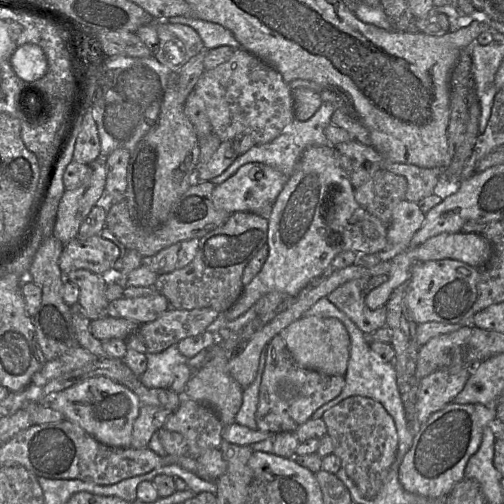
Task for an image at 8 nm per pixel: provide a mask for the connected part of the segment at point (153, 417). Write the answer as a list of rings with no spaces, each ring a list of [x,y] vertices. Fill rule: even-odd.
[[[142,404],[133,424],[131,447],[147,448],[152,436],[165,425],[171,413],[165,408]]]

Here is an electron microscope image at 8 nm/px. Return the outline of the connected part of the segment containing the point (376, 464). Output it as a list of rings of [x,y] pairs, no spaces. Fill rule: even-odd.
[[[351,396],[325,411],[322,420],[333,441],[333,453],[340,459],[341,467],[365,498],[374,499],[383,488],[396,458],[398,433],[393,418],[378,401],[363,396]]]

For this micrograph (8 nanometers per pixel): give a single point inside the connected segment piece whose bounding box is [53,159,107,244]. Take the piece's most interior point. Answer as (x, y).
(75, 205)

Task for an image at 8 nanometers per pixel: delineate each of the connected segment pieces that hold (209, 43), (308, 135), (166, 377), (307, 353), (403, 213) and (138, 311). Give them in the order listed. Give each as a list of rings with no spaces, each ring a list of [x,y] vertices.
[[[185,16],[174,17],[173,22],[193,28],[200,36],[206,50],[219,46],[230,46],[234,50],[242,48],[233,33],[220,24]]]
[[[322,102],[311,118],[306,121],[294,119],[278,137],[269,143],[255,145],[246,153],[238,156],[221,175],[215,177],[211,182],[217,186],[234,175],[241,166],[252,162],[263,163],[286,176],[290,176],[297,168],[299,159],[307,148],[329,144],[325,136],[325,128],[331,123],[331,117],[335,109],[336,107],[333,104]]]
[[[172,345],[160,353],[145,355],[147,369],[138,379],[147,388],[170,388],[176,377],[176,368],[188,363],[188,359],[179,352],[177,345]]]
[[[301,317],[283,329],[279,336],[284,340],[292,358],[300,367],[329,376],[345,376],[350,355],[350,337],[338,319]]]
[[[401,201],[394,208],[390,223],[387,225],[387,247],[378,252],[381,262],[411,248],[412,237],[422,227],[425,214],[415,202]]]
[[[162,294],[122,298],[109,303],[108,316],[133,320],[141,325],[156,320],[169,308],[169,302]]]

